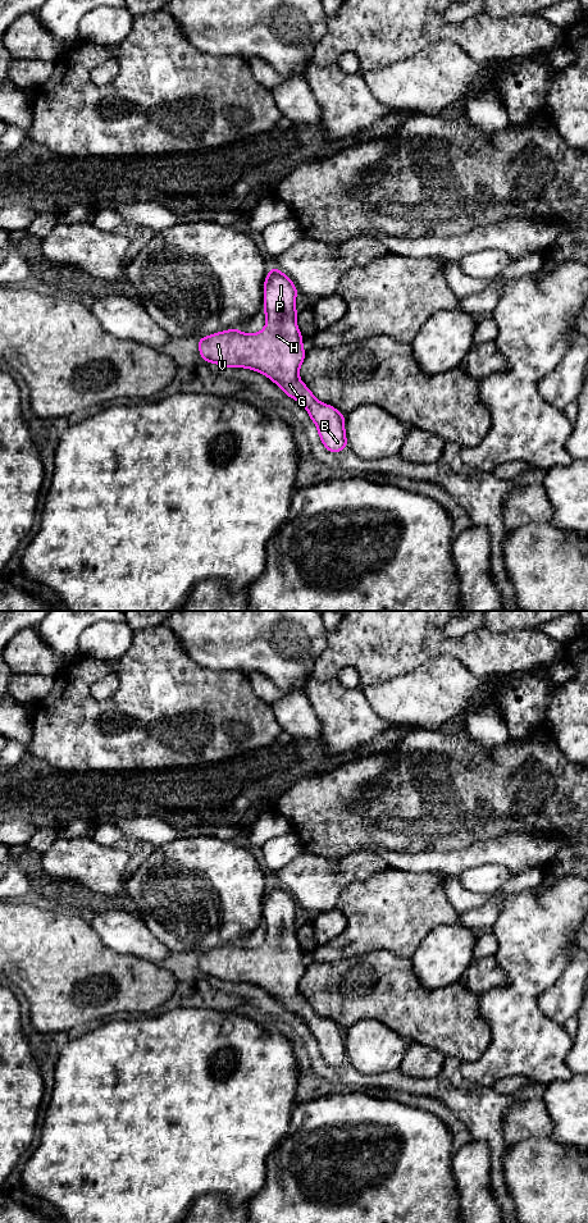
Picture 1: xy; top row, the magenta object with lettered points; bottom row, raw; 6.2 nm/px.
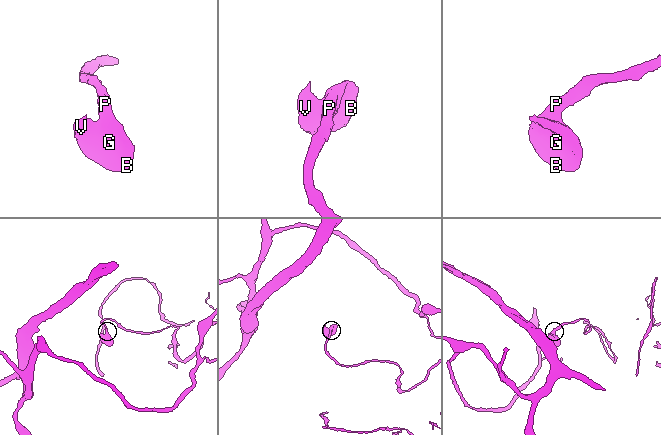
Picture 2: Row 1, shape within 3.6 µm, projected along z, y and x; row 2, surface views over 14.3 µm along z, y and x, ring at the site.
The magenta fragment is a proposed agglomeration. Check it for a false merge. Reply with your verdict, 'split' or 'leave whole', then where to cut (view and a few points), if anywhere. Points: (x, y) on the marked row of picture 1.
leave whole; no cut

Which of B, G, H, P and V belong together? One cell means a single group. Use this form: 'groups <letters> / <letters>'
groups B G H P V

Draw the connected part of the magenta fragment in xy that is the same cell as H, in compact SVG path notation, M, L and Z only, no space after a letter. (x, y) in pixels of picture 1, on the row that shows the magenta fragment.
M270 268L264 282L264 329L255 334L245 334L240 329L219 332L200 338L199 351L205 362L247 368L266 375L287 396L304 405L324 447L337 453L347 447L345 416L319 402L298 377L306 352L296 323L297 293L286 274Z

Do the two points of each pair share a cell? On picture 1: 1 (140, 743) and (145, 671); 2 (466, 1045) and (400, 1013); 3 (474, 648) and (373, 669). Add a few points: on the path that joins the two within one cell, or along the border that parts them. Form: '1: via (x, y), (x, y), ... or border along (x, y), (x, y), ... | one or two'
1: via (144, 725), (145, 689) | one
2: via (450, 1028), (437, 1017), (416, 1013) | one
3: via (449, 647), (428, 647), (423, 652), (399, 652) | one

